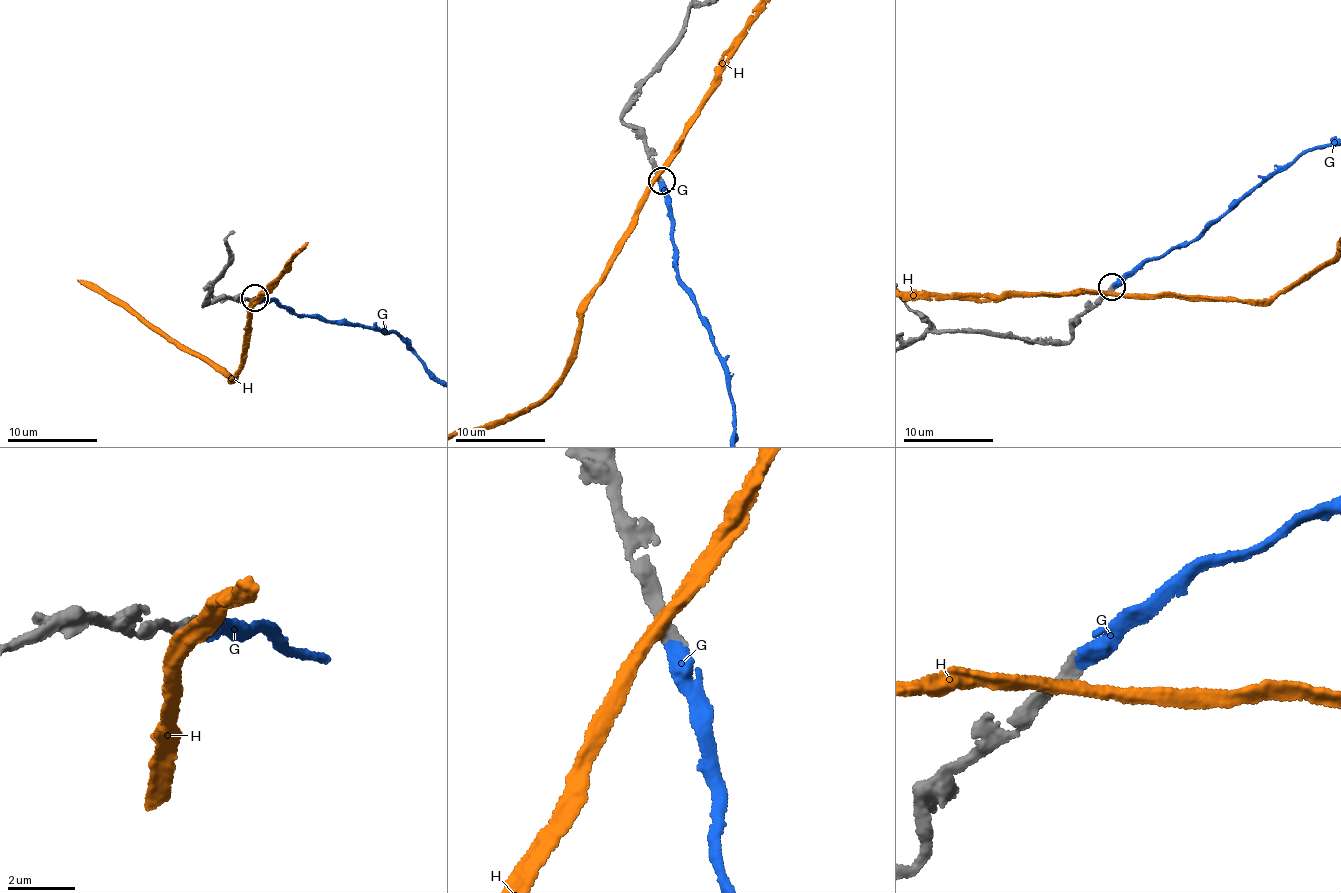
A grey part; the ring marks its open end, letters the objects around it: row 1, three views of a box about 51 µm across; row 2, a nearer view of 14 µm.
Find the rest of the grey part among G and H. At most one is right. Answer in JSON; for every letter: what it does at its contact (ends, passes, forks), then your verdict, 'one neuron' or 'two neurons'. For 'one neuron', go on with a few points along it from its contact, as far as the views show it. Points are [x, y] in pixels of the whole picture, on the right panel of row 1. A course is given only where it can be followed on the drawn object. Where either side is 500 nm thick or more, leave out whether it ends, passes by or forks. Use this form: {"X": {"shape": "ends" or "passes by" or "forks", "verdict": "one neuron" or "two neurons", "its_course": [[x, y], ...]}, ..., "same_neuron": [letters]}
{"G": {"shape": "ends", "verdict": "one neuron"}, "H": {"shape": "passes by", "verdict": "two neurons"}, "same_neuron": ["G"]}

